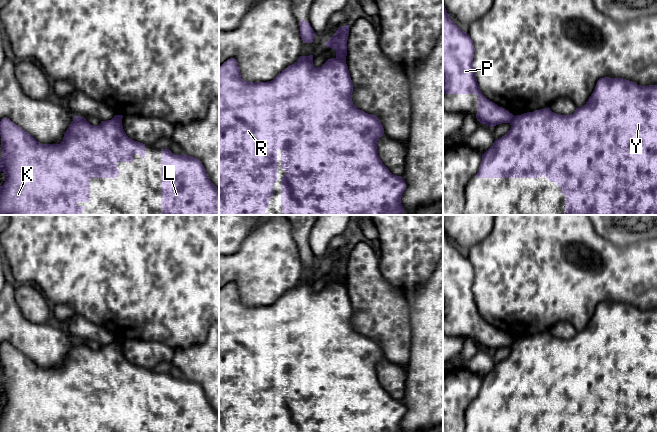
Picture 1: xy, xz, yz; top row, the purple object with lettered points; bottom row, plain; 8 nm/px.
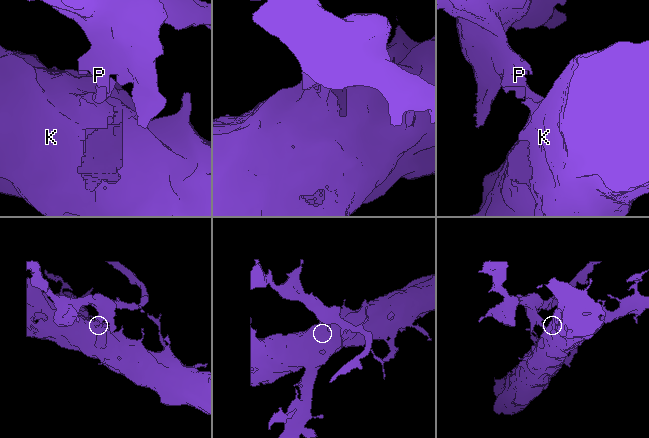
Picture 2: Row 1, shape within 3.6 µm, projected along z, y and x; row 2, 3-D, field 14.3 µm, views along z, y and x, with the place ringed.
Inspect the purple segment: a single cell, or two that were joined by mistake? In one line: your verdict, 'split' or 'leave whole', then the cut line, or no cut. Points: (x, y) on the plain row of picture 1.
split; cut in xz along (336, 281), (340, 286), (345, 286)

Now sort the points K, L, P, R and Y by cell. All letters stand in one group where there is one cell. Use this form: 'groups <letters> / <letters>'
groups K L R Y / P

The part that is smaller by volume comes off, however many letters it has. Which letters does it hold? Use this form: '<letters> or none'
P

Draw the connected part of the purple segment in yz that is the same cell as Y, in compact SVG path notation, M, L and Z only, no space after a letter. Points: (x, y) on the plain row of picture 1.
M600 302L586 328L576 332L573 338L557 338L547 331L521 338L520 342L510 349L508 357L495 364L482 378L482 385L475 401L540 402L544 399L550 406L556 406L561 411L561 417L565 419L565 432L657 432L657 309L641 310L623 302Z

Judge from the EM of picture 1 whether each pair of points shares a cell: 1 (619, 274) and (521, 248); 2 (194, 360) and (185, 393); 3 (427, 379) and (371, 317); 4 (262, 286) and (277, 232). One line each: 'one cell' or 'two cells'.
1: one cell
2: two cells
3: two cells
4: one cell

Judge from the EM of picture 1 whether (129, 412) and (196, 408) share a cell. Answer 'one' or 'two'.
one

